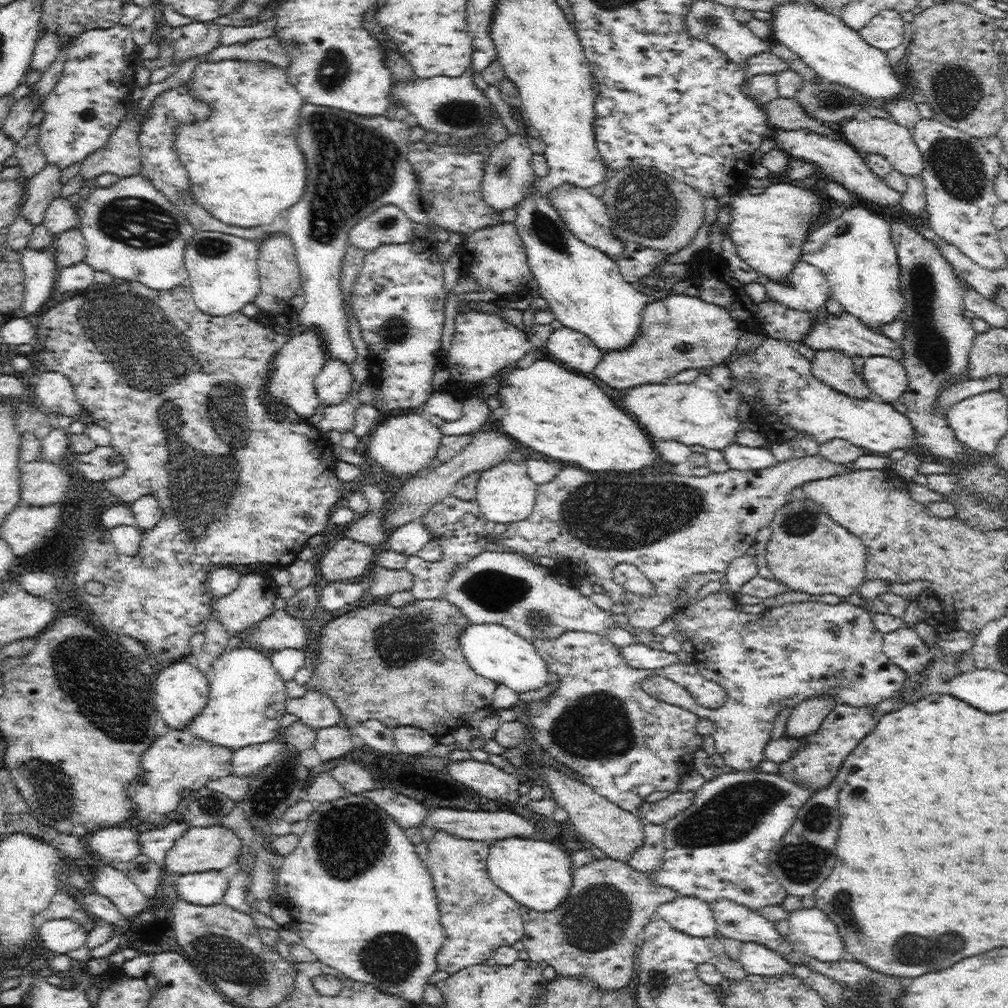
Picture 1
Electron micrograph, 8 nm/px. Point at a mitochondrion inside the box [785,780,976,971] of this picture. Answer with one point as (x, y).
(914, 947)

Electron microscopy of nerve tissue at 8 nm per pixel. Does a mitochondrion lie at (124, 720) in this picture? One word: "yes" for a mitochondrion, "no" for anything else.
yes

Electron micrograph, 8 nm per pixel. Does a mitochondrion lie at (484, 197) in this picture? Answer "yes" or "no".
no

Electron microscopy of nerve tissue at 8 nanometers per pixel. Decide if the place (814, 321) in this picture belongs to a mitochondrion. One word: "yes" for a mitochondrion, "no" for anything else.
no

